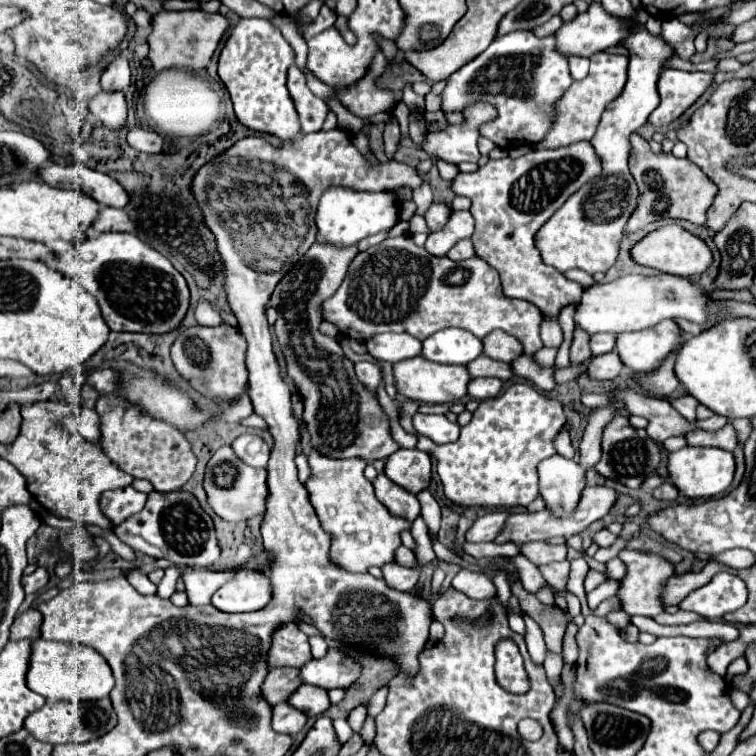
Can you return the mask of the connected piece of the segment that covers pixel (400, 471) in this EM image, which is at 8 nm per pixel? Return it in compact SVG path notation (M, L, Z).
M418 448L398 450L386 460L384 474L412 494L428 488L432 476L432 460Z

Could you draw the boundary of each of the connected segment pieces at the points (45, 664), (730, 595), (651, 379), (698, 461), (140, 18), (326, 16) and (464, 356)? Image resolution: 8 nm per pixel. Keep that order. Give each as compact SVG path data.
M38 638L32 642L26 684L46 700L98 700L114 688L114 676L104 656L94 648Z
M720 572L708 584L688 594L684 602L680 602L680 608L692 610L708 620L720 620L724 614L742 608L746 598L748 590L738 576Z
M674 350L668 358L664 358L664 362L652 370L652 374L640 374L638 378L634 378L634 382L646 392L646 394L654 394L654 396L664 396L668 398L676 388L678 388L678 378L674 376L674 358L676 358Z
M686 446L686 448L670 454L668 470L670 470L672 484L676 484L676 488L684 496L688 496L688 498L694 498L694 496L696 498L706 498L706 496L716 496L716 494L724 492L732 484L736 462L734 462L734 454L728 452L728 450Z
M138 10L130 20L132 20L132 24L136 26L138 37L141 37L142 41L145 39L147 41L147 38L151 33L150 14L144 12L144 10Z
M326 4L320 8L320 14L318 14L318 18L304 30L304 38L308 40L308 38L312 38L312 36L316 36L318 32L322 32L322 30L326 30L328 26L332 26L336 22L336 14L334 14L334 10L332 8L328 8Z
M444 328L422 342L422 356L438 364L468 364L482 354L482 342L460 328Z

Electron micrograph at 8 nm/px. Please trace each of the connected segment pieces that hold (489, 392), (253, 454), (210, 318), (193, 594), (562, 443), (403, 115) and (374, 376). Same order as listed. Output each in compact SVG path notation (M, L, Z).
M474 378L468 384L468 396L476 398L476 400L486 400L486 398L494 398L502 392L504 382L500 378Z
M242 434L232 442L234 452L240 460L254 468L266 468L270 458L270 446L256 434Z
M200 298L200 302L196 304L196 308L194 308L194 318L196 318L196 322L202 324L202 326L218 326L218 324L222 322L220 314L218 314L218 312L210 306L210 302L204 300L204 298Z
M186 570L182 574L186 584L188 602L194 606L208 604L212 594L232 578L232 572L206 572L206 570Z
M562 426L562 428L558 430L558 434L556 434L556 438L554 438L554 448L556 448L558 454L562 454L562 456L566 456L566 458L572 458L572 456L574 456L574 448L572 448L572 444L570 444L570 436L568 436L566 426Z
M404 102L396 104L396 106L394 106L394 114L396 114L398 122L400 122L400 128L402 128L402 136L408 136L408 114L410 114L408 106L406 106Z
M356 362L354 368L356 368L358 380L362 384L366 384L370 390L376 392L376 388L380 384L380 370L376 368L376 364L372 364L372 362Z

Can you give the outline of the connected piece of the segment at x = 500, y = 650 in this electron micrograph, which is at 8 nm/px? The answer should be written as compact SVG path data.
M504 638L496 644L496 680L510 694L526 694L530 690L530 680L522 664L518 646Z

